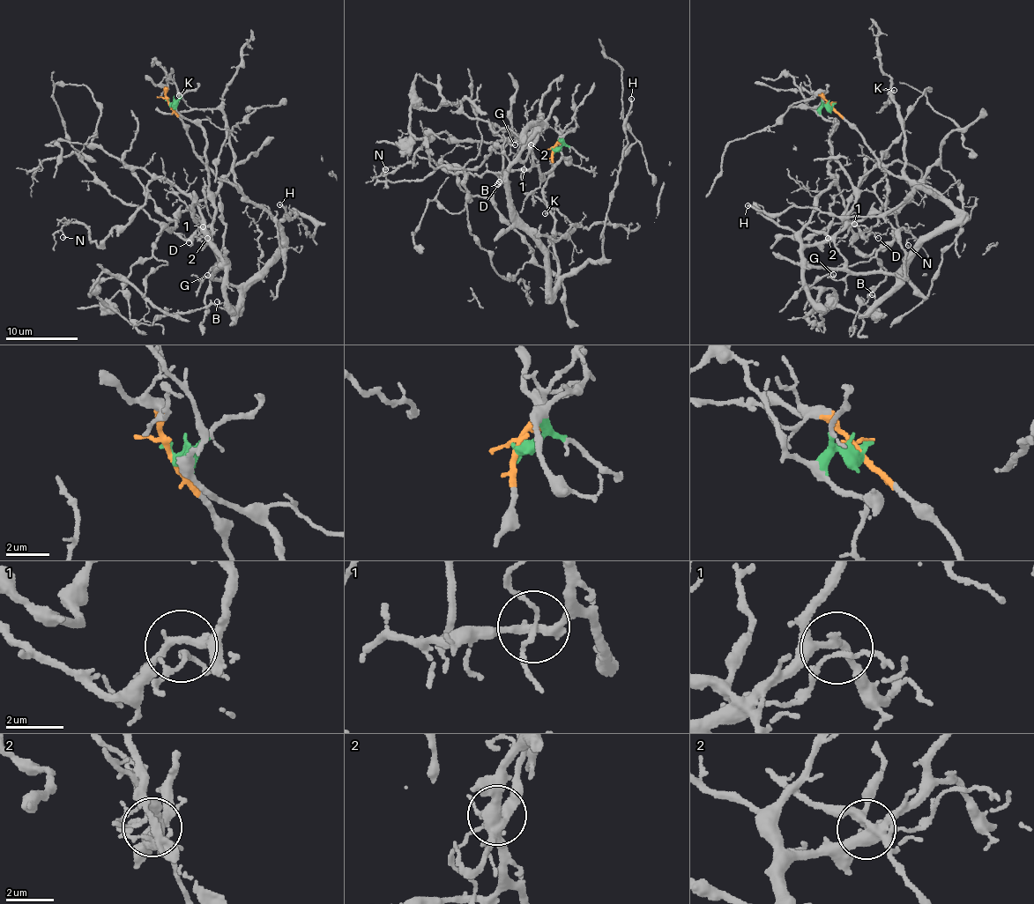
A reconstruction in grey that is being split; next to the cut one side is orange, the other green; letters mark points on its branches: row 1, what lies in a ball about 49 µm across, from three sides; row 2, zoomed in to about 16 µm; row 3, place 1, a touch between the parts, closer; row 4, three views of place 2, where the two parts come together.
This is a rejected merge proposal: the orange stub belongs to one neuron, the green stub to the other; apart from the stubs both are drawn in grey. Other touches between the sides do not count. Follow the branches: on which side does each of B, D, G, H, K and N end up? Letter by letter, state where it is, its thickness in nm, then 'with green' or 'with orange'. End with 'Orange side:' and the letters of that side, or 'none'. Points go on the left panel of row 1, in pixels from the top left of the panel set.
B: (217, 301) | 120 nm | with orange
D: (189, 242) | 120 nm | with green
G: (207, 275) | 190 nm | with orange
H: (279, 204) | 190 nm | with orange
K: (179, 95) | 130 nm | with orange
N: (63, 237) | 140 nm | with green
Orange side: B, G, H, K

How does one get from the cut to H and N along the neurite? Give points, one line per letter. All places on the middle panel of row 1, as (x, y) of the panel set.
H: (554, 151), (553, 166), (540, 191), (554, 224), (553, 244), (561, 278), (603, 255), (630, 98)
N: (554, 151), (567, 162), (539, 176), (544, 121), (516, 140), (442, 131), (385, 169)

